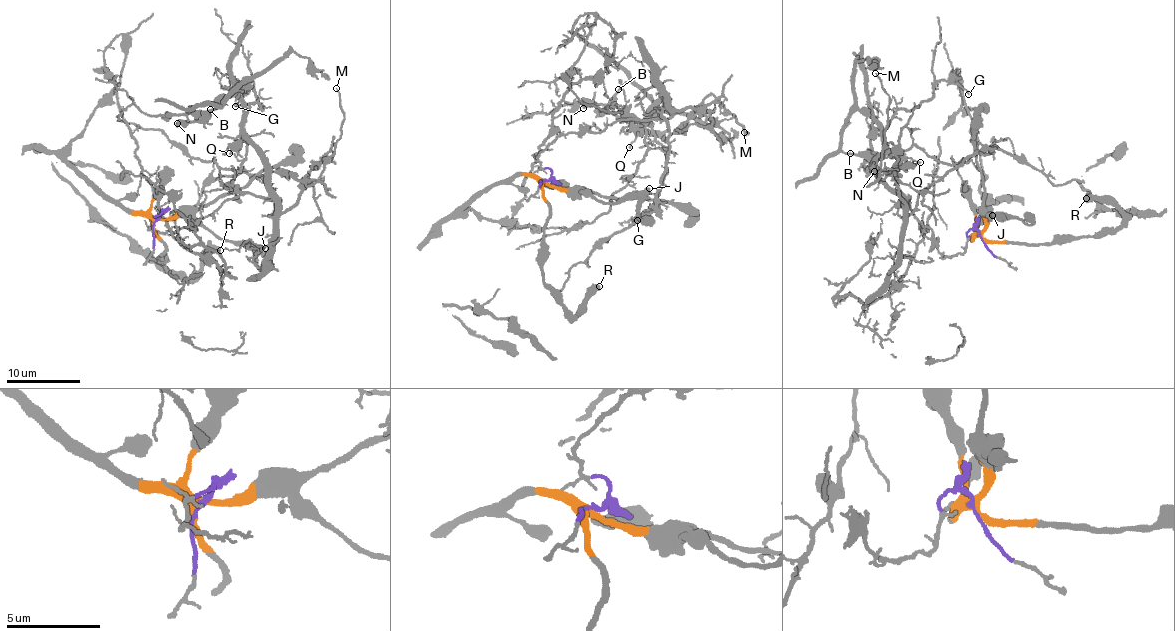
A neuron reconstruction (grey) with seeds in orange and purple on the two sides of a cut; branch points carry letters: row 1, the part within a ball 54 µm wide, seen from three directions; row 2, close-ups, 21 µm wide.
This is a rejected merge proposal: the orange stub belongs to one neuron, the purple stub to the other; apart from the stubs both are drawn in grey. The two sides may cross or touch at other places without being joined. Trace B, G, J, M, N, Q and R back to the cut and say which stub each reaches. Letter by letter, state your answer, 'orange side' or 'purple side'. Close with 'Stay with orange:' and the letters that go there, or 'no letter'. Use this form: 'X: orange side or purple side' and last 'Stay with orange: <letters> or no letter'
B: purple side
G: purple side
J: orange side
M: purple side
N: purple side
Q: purple side
R: orange side
Stay with orange: J, R

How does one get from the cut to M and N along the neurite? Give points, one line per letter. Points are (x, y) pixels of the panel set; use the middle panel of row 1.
M: (543, 181), (551, 173), (538, 157), (562, 134), (601, 132), (622, 120), (666, 118), (717, 101), (743, 132)
N: (543, 181), (551, 173), (538, 157), (562, 134), (670, 115), (662, 99), (651, 126), (587, 100), (582, 108)

